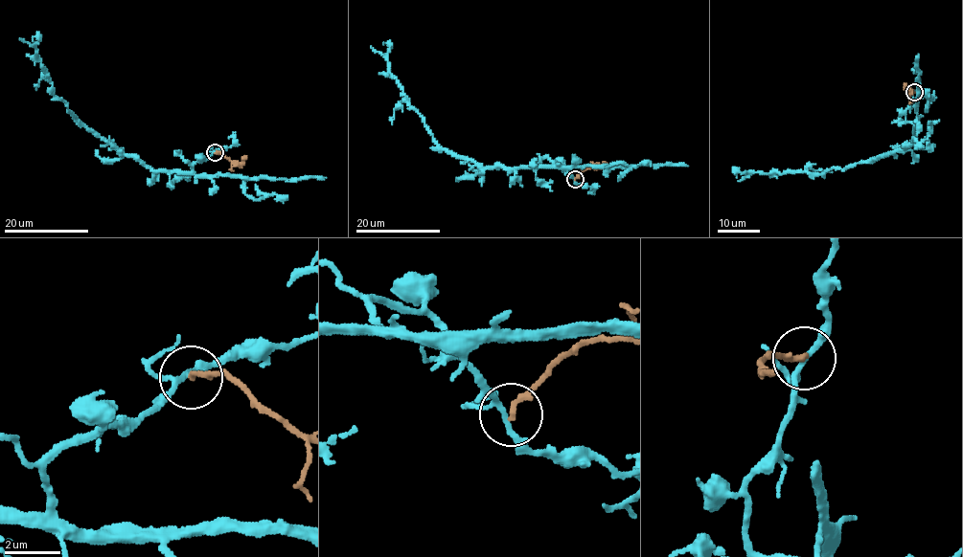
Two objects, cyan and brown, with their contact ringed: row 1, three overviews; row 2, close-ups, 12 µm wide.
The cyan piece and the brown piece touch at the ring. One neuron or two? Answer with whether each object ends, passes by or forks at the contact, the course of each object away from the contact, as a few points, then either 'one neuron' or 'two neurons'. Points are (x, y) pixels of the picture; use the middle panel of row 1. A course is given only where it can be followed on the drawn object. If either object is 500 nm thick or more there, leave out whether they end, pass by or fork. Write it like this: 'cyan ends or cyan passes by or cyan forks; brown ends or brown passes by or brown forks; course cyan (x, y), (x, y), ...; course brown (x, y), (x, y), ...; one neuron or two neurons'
cyan forks; brown ends; course cyan (574, 179), (556, 161), (553, 167), (483, 167), (448, 152), (434, 141), (389, 73), (390, 45), (384, 43); course brown (575, 179), (583, 169), (607, 164); two neurons

